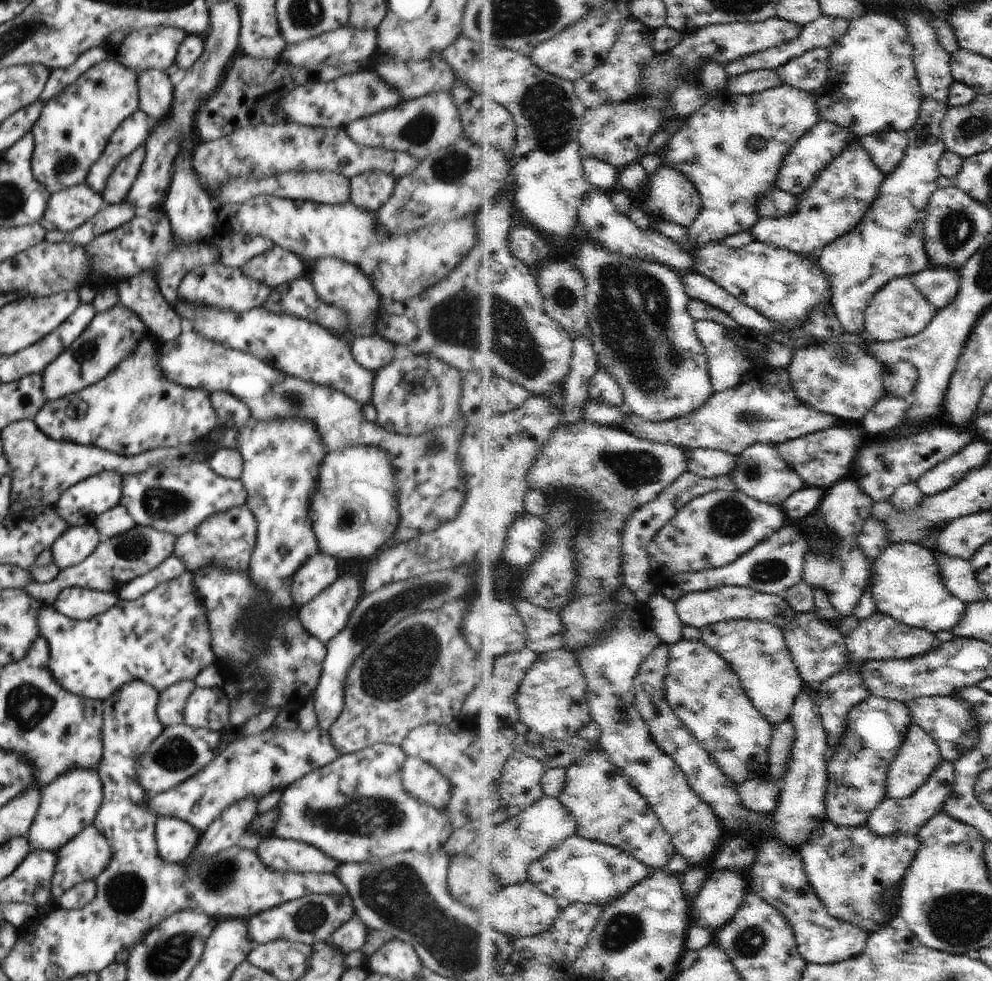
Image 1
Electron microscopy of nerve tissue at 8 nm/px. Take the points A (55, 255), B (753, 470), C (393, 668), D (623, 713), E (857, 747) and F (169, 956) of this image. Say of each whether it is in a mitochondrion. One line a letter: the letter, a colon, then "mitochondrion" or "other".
A: other
B: mitochondrion
C: mitochondrion
D: mitochondrion
E: mitochondrion
F: mitochondrion

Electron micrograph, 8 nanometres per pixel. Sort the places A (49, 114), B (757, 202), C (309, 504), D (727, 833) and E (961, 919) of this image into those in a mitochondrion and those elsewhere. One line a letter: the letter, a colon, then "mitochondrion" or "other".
A: other
B: other
C: other
D: other
E: mitochondrion

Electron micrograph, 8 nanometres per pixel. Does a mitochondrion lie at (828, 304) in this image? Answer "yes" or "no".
no

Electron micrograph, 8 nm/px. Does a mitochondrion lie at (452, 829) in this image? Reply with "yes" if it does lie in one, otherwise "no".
no

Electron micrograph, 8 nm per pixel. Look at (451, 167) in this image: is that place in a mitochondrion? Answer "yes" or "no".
yes

